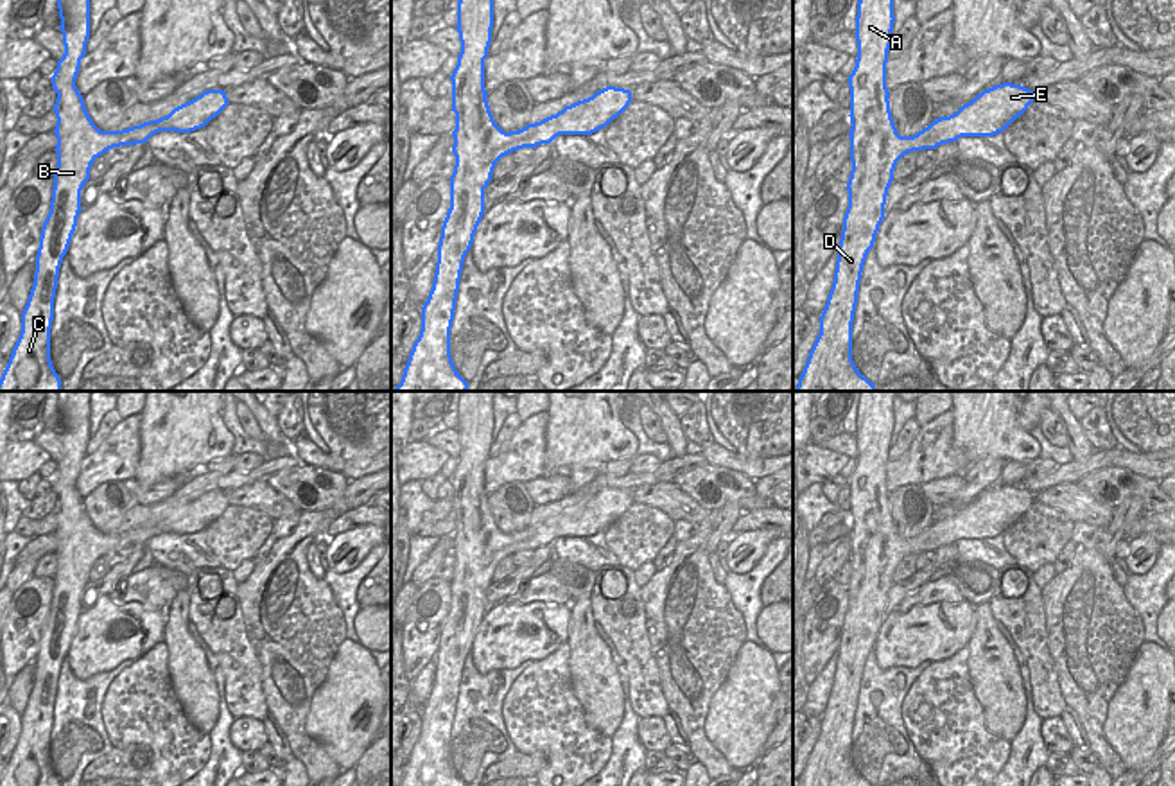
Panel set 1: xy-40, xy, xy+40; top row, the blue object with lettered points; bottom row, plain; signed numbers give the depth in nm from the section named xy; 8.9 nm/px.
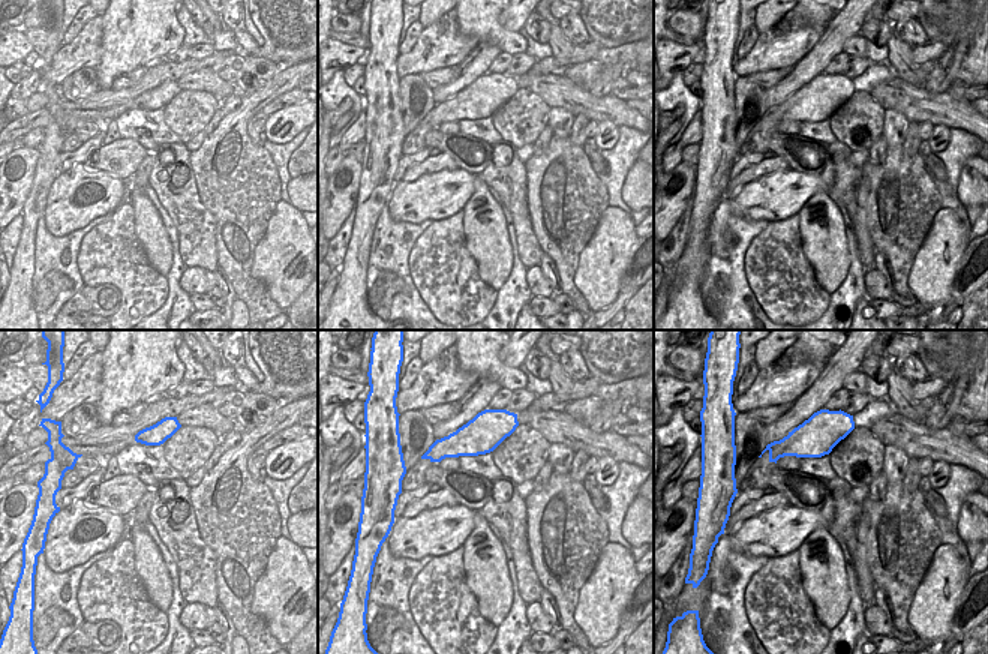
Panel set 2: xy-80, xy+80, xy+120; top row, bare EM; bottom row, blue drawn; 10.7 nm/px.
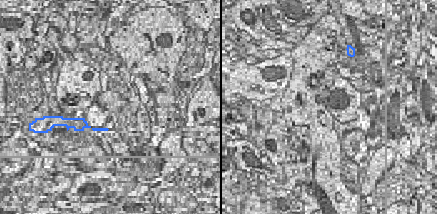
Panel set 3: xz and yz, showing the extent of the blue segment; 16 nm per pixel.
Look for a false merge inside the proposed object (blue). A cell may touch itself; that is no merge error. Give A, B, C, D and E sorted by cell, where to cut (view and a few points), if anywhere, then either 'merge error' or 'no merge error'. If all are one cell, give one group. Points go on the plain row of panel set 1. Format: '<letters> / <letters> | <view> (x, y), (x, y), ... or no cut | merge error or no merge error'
A B C D E | no cut | no merge error

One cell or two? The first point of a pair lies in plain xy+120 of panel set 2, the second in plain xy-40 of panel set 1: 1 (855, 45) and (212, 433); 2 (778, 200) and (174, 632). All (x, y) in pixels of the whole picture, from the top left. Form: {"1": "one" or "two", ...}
{"1": "one", "2": "two"}

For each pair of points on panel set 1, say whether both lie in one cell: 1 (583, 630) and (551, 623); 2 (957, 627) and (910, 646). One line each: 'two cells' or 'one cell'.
1: two cells
2: one cell

